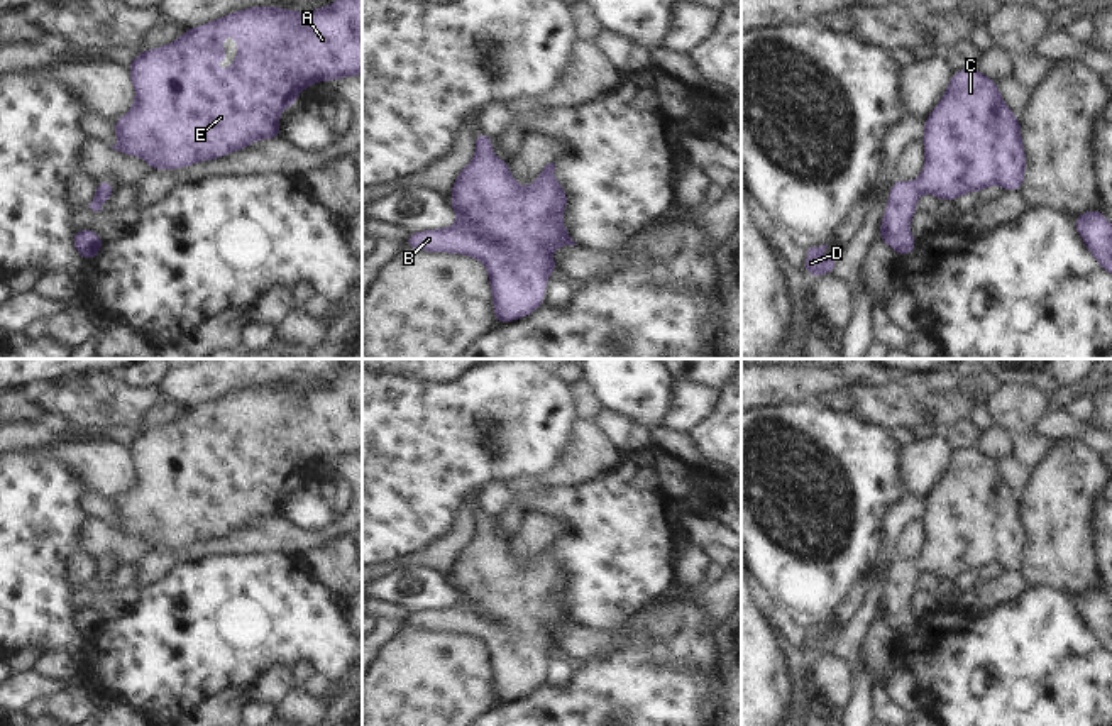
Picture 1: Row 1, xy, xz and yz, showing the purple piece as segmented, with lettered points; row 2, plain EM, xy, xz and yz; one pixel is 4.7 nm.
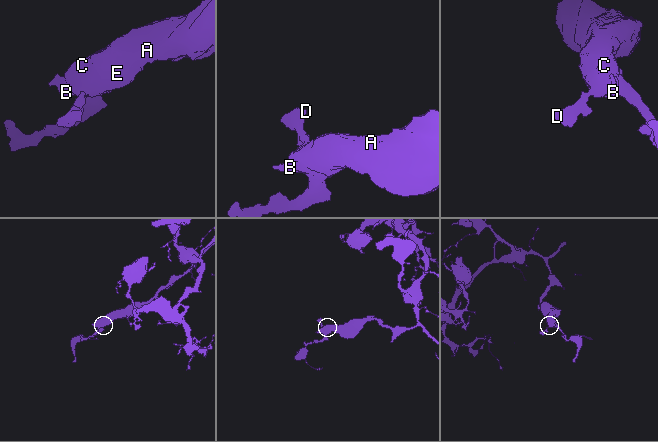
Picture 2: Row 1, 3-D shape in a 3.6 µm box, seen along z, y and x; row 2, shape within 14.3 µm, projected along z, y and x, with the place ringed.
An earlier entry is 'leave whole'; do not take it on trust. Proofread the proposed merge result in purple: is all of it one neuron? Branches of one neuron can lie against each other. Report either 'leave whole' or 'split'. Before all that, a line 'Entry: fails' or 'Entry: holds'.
Entry: holds
leave whole

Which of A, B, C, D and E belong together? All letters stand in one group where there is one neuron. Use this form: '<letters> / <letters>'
A B C D E

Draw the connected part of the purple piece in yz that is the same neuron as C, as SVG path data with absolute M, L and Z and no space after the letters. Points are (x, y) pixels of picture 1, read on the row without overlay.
M978 447L953 450L944 476L924 503L921 557L894 560L880 604L878 618L897 635L911 633L919 621L911 616L909 602L921 572L955 580L992 564L1021 570L1024 562L1021 499L1002 479L997 462Z

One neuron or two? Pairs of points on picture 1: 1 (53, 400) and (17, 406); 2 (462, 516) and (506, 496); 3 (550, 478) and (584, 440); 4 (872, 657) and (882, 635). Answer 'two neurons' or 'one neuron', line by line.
1: two neurons
2: two neurons
3: one neuron
4: one neuron

